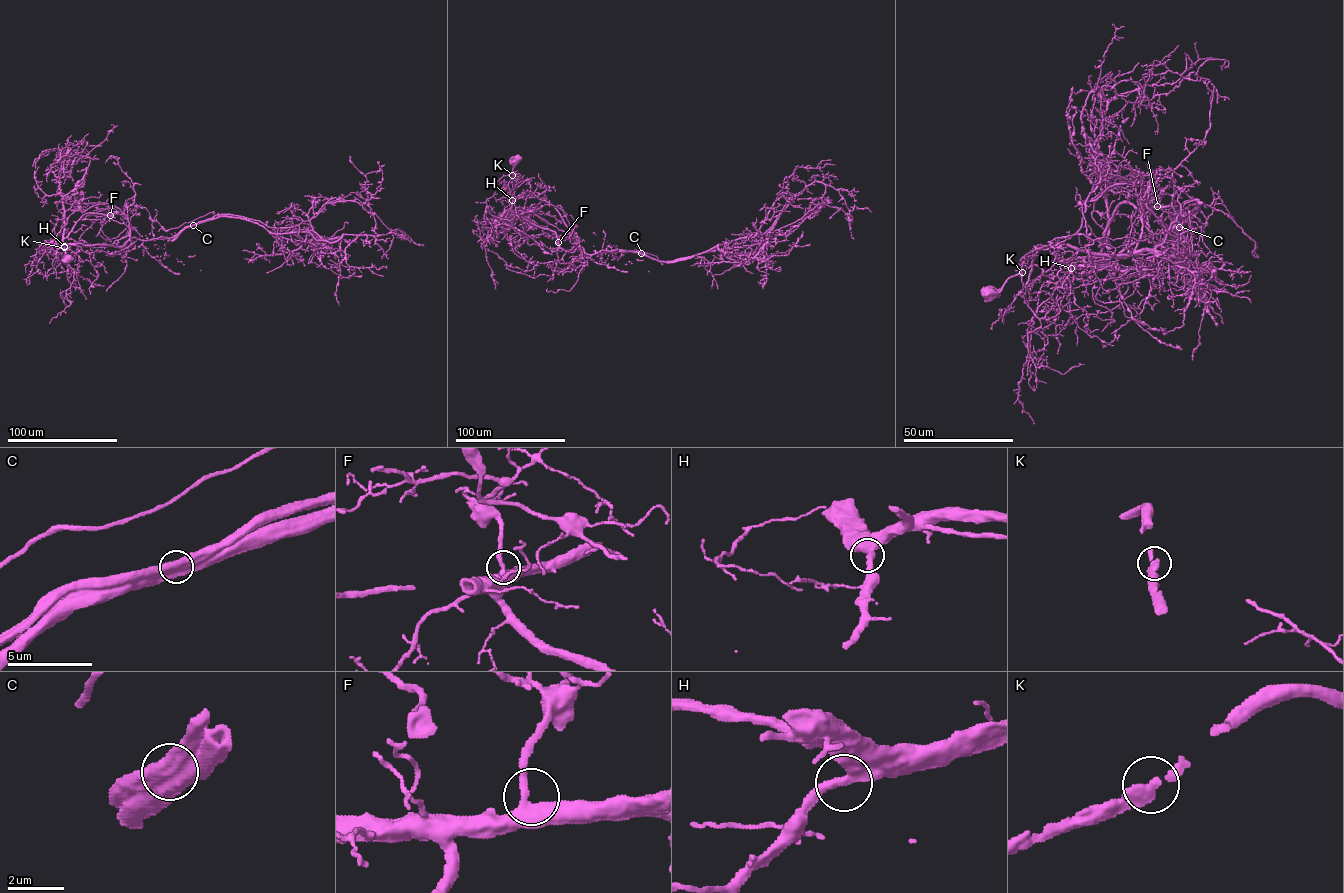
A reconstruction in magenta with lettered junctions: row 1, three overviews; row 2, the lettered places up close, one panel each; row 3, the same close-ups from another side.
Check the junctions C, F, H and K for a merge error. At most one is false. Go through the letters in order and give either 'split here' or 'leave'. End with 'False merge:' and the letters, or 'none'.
C: split here
F: leave
H: leave
K: leave
False merge: C

